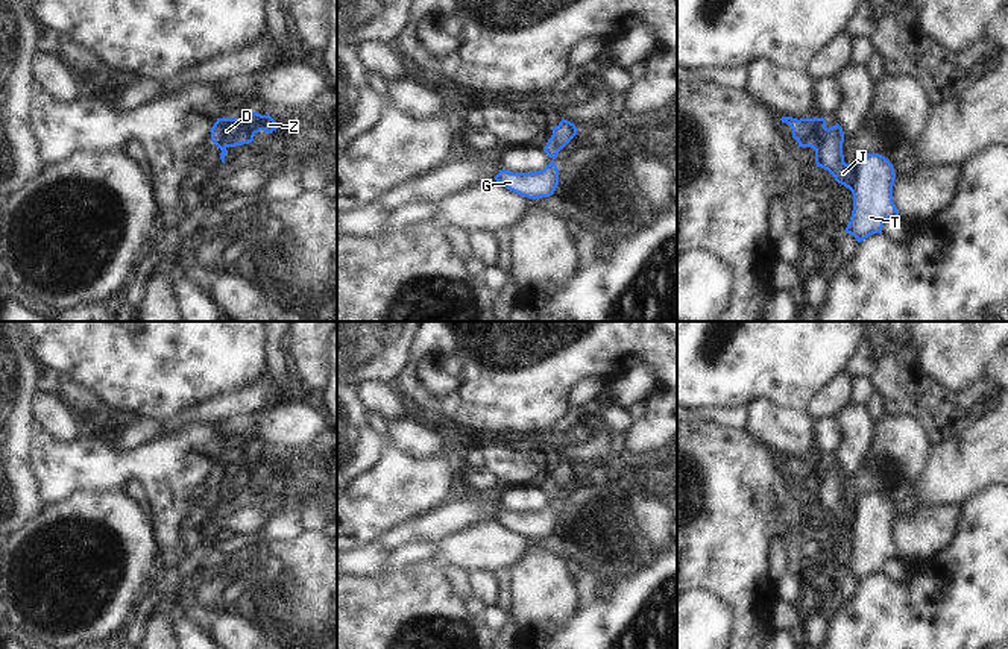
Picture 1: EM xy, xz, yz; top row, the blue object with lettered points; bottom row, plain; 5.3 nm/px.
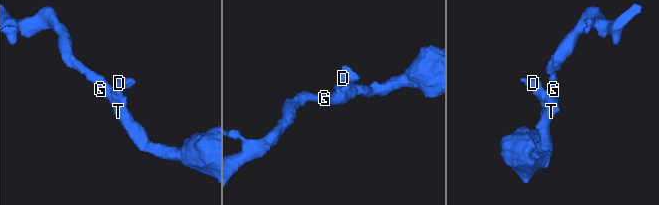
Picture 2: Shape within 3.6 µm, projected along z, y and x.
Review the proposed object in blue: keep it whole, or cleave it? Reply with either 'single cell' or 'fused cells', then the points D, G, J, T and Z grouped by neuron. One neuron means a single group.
fused cells | D Z / G J T

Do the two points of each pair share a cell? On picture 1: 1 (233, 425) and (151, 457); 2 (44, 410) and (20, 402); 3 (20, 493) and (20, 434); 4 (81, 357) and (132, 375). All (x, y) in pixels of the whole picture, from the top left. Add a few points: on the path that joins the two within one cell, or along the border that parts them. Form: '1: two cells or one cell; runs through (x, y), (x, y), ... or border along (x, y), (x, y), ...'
1: two cells; border along (220, 422), (220, 440), (225, 446)
2: two cells; border along (35, 391), (32, 419)
3: one cell; runs through (17, 478), (17, 449)
4: one cell; runs through (93, 357), (114, 357), (120, 363)

